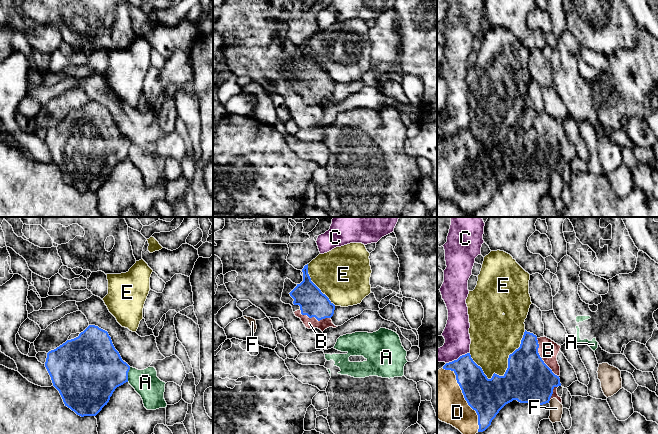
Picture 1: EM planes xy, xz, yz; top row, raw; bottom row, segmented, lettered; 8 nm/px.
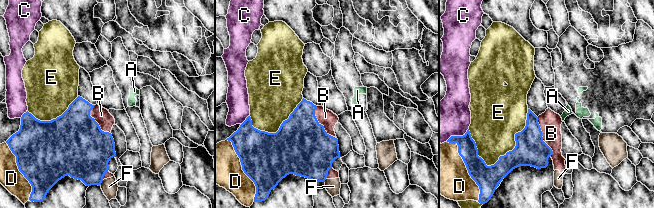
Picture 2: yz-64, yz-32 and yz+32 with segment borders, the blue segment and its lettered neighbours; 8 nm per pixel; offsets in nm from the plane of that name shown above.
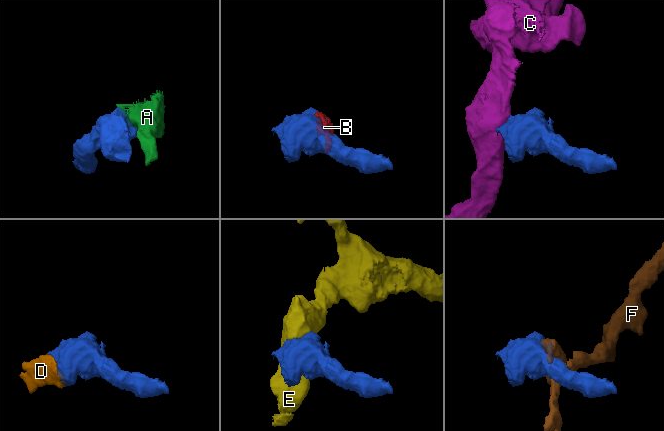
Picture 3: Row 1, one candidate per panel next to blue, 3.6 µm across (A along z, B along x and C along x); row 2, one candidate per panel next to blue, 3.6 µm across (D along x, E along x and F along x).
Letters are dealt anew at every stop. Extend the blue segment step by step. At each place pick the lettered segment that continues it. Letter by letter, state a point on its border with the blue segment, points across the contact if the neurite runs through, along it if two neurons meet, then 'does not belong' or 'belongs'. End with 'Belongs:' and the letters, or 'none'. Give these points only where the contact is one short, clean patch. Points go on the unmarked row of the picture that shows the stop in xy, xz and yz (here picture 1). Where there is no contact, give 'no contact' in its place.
A: meets blue in xy at (127, 150); does not belong
B: meets blue in yz at (541, 134); belongs
C: meets blue in yz at (458, 134); border along yz (468, 128), (446, 139); does not belong
D: meets blue in yz at (464, 172); belongs
E: meets blue in yz at (508, 136); does not belong
F: meets blue in yz at (549, 176); does not belong
Belongs: B, D

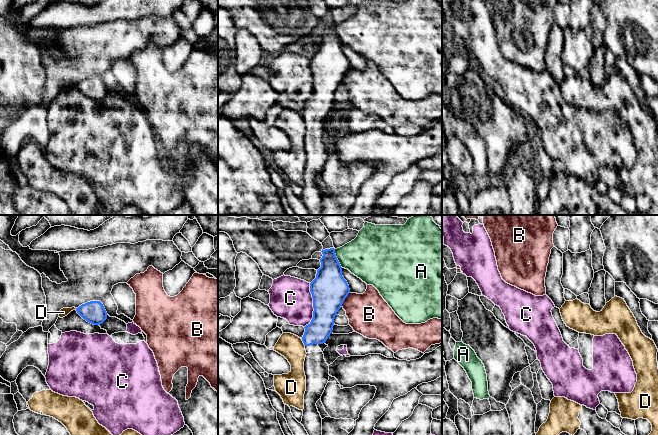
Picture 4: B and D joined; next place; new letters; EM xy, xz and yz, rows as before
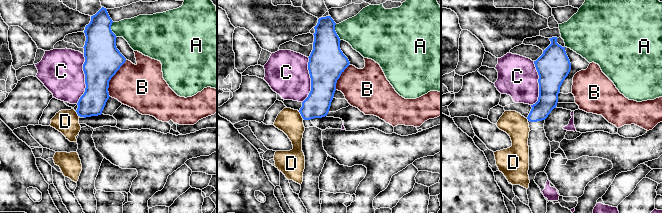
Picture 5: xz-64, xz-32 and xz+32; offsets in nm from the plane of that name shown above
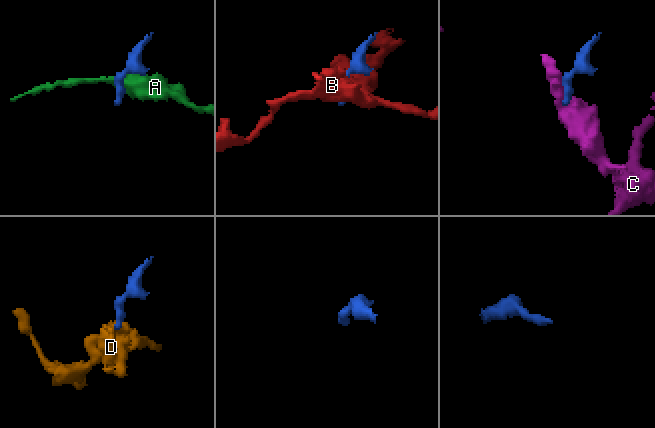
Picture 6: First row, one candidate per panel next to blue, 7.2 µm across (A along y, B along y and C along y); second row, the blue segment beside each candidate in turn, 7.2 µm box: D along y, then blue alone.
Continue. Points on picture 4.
A: meets blue in xz at (336, 34); border along xz (334, 25), (335, 32), (342, 43); does not belong
B: meets blue in xz at (344, 75); does not belong
C: meets blue in xz at (313, 81); does not belong
D: meets blue in xz at (303, 118); border along xz (301, 115), (305, 121); does not belong
Belongs: none

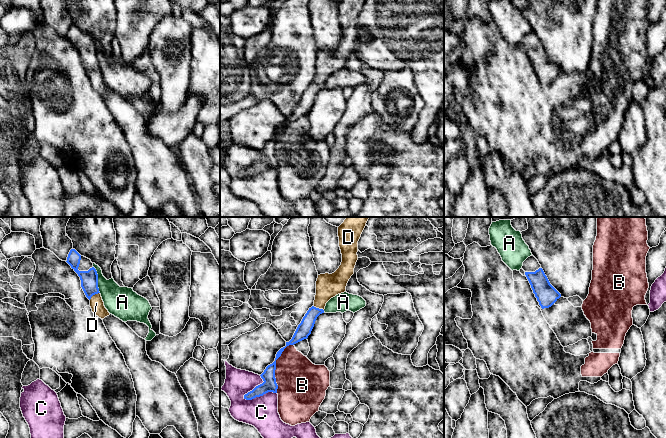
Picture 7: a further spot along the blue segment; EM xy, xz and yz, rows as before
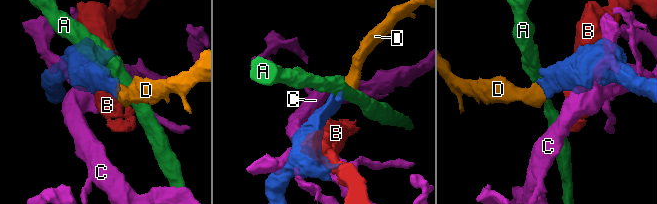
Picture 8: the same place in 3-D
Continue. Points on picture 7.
A: meets blue in xy at (97, 55); does not belong
B: meets blue in xz at (275, 142); does not belong
C: meets blue in xz at (259, 172); does not belong
D: meets blue in xy at (94, 70); runs through xy (89, 55), (90, 65), (94, 70), (96, 79); belongs
Belongs: D

